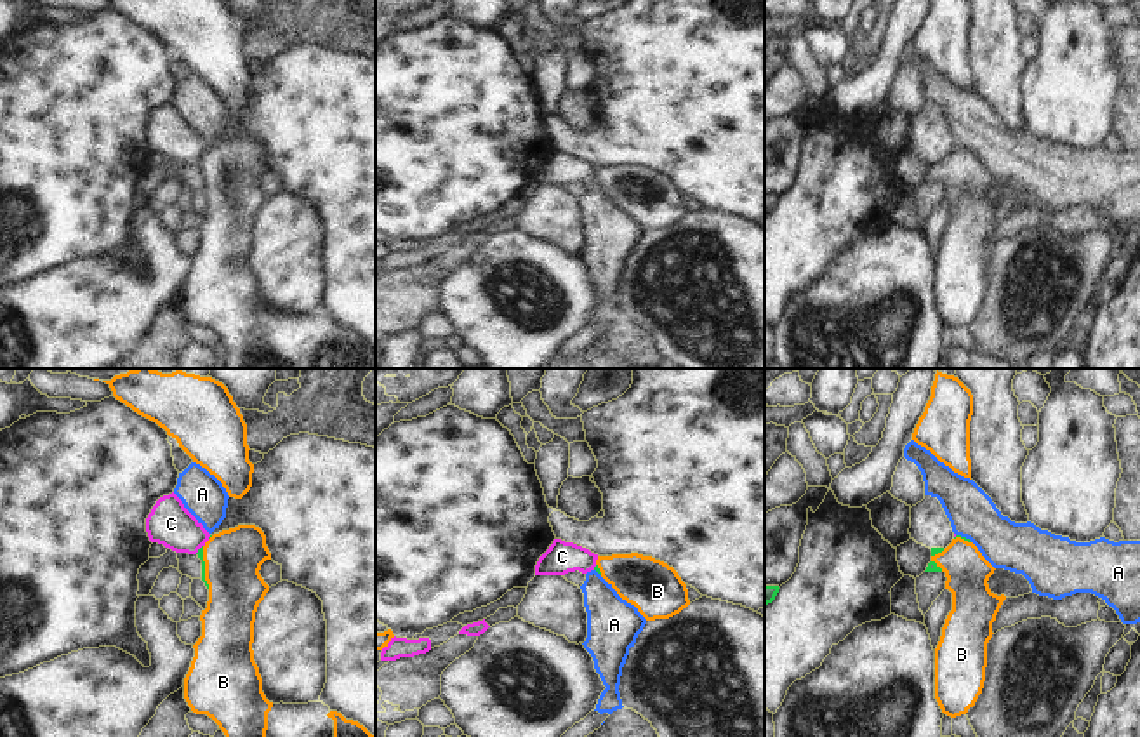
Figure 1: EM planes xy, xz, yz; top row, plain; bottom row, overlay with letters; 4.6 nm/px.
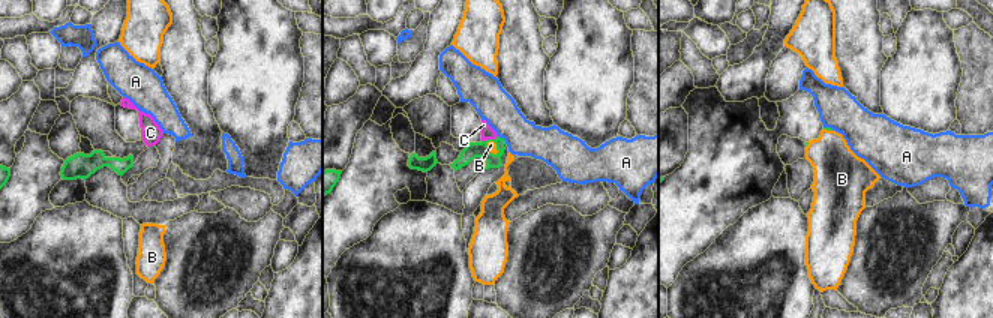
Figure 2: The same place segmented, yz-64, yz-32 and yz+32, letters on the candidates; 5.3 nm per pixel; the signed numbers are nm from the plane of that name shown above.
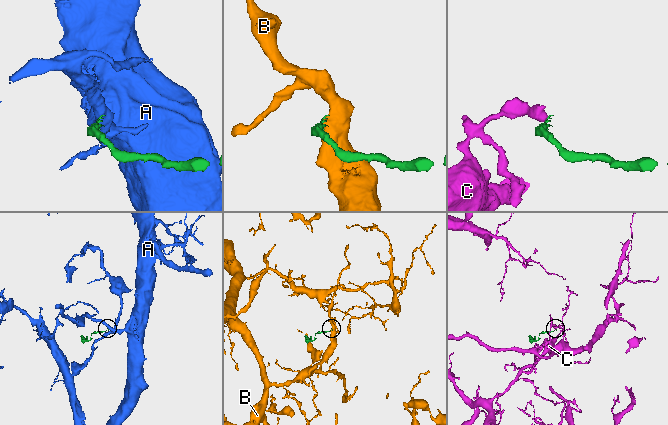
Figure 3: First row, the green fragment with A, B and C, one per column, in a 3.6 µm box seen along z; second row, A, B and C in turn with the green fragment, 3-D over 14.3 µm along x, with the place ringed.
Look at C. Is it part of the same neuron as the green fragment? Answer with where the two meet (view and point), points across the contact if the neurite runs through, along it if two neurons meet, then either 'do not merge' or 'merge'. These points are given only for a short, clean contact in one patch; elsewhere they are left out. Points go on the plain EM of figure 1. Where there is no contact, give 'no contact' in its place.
contact xy (198, 160); border xy (202, 155), (195, 164); do not merge

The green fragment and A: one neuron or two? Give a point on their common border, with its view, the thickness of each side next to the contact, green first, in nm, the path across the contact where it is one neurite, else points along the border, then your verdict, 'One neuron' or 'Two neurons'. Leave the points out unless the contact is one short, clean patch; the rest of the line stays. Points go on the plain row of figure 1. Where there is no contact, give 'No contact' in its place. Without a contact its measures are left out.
Touches green at yz (965, 148). Thickness 20 nm (green) against 220 nm. Boundary: yz (956, 145), (972, 152). Two neurons

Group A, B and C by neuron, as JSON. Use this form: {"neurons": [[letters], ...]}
{"neurons": [["A"], ["B"], ["C"]]}

